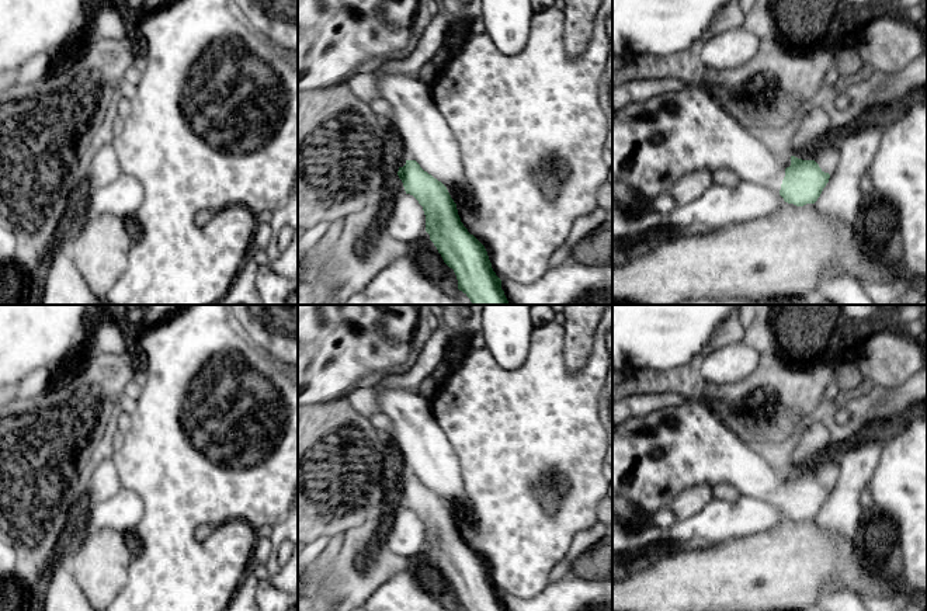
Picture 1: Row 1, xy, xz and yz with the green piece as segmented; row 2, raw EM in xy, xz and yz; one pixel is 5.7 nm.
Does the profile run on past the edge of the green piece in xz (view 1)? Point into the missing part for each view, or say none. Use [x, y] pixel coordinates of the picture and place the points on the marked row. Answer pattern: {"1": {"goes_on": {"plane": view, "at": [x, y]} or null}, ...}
{"1": {"goes_on": null}}

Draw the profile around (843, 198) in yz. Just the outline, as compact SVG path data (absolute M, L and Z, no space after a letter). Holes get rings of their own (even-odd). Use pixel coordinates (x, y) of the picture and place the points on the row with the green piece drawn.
M886 124L850 126L836 145L837 164L815 202L816 211L847 225L857 223L868 201L867 176Z

